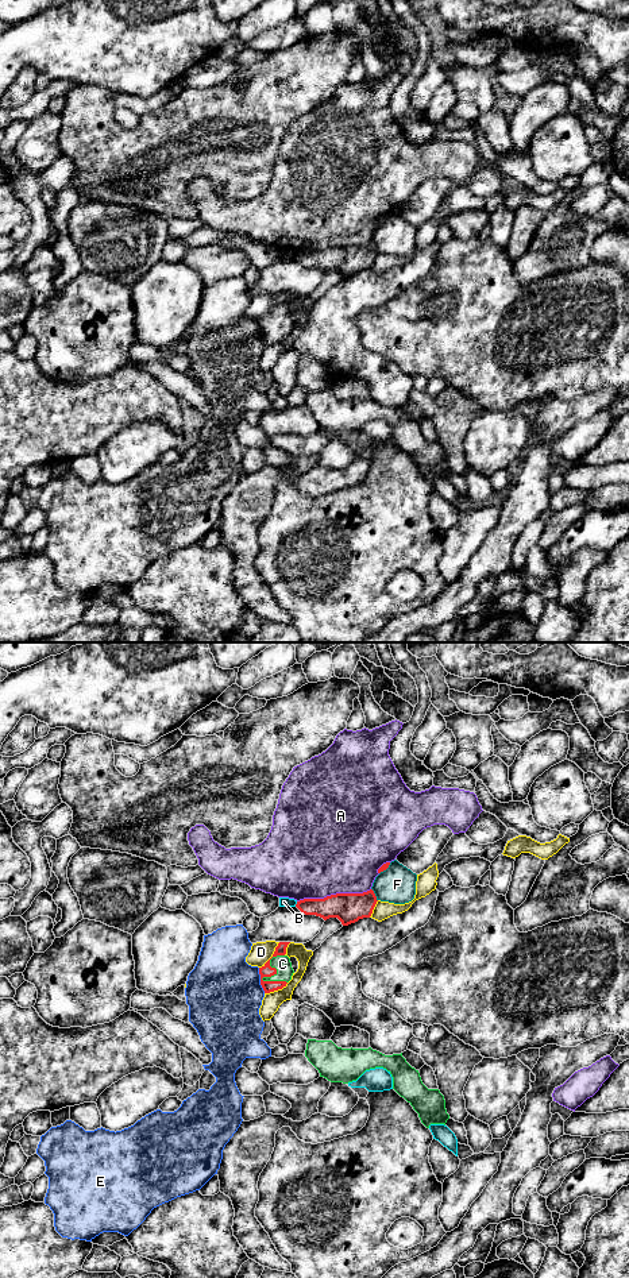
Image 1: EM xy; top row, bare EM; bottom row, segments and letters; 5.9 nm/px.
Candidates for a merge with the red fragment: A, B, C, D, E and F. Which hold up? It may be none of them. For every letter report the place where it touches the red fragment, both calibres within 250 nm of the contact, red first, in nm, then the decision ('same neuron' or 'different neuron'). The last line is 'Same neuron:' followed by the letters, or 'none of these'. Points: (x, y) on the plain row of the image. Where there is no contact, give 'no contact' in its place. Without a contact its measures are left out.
A: xy (334, 247) | 180/480 nm | different neuron
B: xy (296, 257) | 140/60 nm | different neuron
C: xy (273, 320) | 70/100 nm | same neuron
D: xy (273, 308) | 70/130 nm | different neuron
E: xy (261, 332) | 70/440 nm | different neuron
F: xy (374, 247) | 180/220 nm | different neuron
Same neuron: C

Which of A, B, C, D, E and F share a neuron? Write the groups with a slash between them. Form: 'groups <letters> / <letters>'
groups A / B / C / D / E / F

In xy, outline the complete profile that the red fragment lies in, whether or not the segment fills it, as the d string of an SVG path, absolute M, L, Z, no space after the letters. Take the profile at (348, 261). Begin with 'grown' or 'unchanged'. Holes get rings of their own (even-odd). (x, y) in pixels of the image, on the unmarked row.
unchanged; M373 242L363 246L336 246L324 251L304 251L296 259L305 267L316 267L324 273L337 270L343 278L370 270L377 256Z

